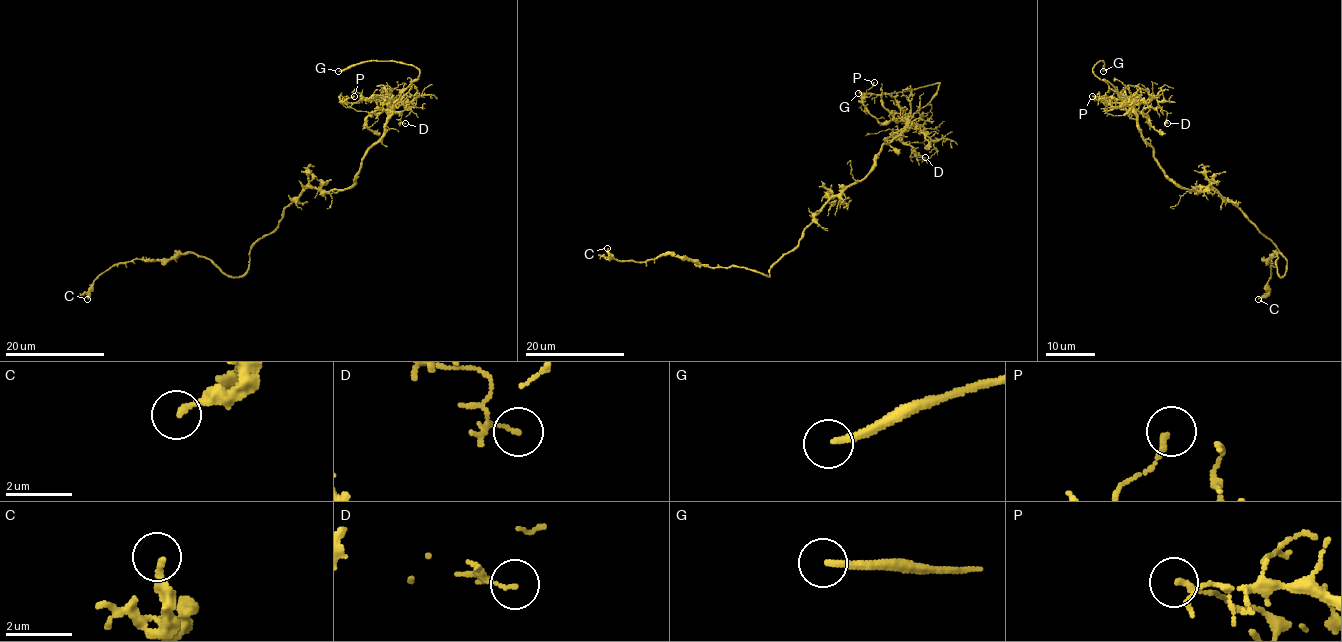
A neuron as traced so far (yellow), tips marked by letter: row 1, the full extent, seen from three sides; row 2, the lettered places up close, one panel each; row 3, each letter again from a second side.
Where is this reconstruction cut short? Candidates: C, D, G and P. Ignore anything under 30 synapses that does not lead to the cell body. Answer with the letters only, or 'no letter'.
G

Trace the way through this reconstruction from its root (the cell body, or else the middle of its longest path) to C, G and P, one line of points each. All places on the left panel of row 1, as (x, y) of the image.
C: (301, 192), (252, 247), (242, 275), (224, 274), (192, 253), (134, 259), (104, 270), (87, 299)
G: (301, 192), (309, 186), (347, 189), (393, 105), (419, 75), (411, 65), (380, 60), (338, 71)
P: (301, 192), (309, 186), (347, 189), (362, 158), (380, 138), (386, 103), (379, 97), (343, 102), (354, 96)

